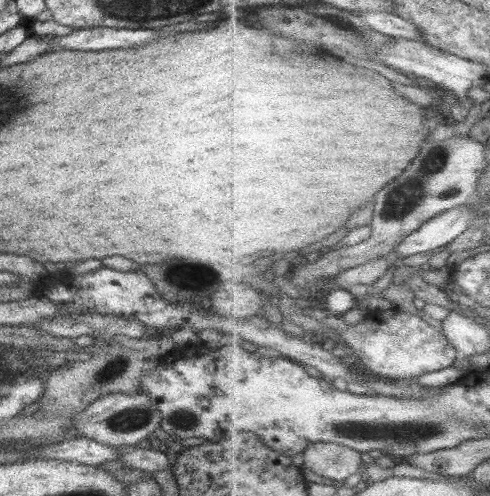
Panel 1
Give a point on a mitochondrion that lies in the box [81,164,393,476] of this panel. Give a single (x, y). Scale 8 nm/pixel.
(138, 417)

